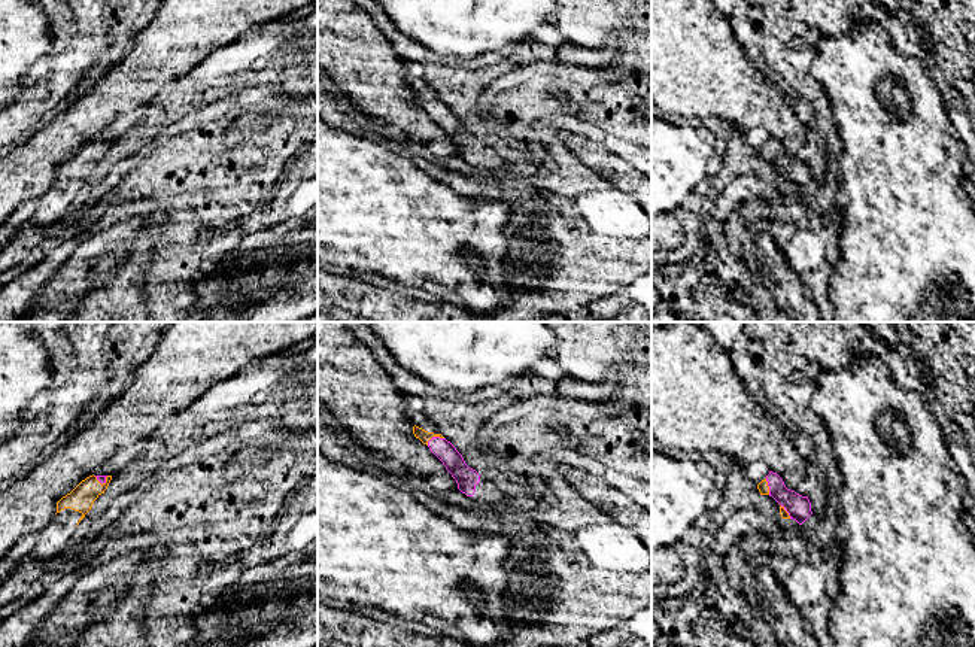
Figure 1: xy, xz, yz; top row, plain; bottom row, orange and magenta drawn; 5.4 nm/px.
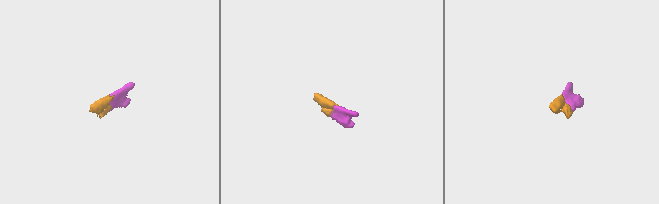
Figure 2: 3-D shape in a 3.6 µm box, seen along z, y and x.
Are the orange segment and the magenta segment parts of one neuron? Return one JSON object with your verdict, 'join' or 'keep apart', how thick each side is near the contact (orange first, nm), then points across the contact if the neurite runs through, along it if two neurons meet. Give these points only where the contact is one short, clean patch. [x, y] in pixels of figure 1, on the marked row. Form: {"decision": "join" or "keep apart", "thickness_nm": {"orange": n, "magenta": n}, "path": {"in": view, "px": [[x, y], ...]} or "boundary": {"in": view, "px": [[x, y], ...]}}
{"decision": "join", "thickness_nm": {"orange": 70, "magenta": 110}, "path": {"in": "xz", "px": [[424, 436], [434, 436], [445, 450]]}}

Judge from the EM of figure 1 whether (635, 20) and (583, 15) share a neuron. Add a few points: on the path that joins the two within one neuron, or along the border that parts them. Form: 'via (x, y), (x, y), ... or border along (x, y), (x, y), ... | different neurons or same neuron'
via (622, 15), (597, 15) | same neuron

